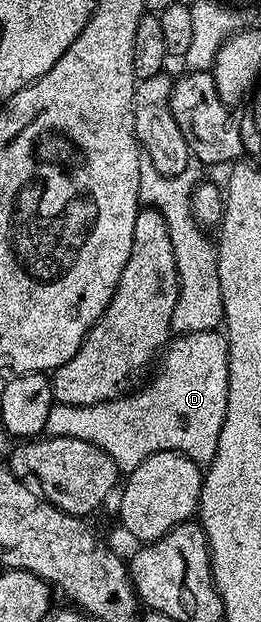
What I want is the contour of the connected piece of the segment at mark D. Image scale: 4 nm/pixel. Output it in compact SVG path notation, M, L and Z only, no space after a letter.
M214 329L177 336L169 340L155 369L156 378L137 393L129 392L127 395L115 397L112 401L93 405L53 404L50 415L46 419L44 433L50 437L77 437L86 443L94 443L94 447L106 451L106 455L114 459L117 470L120 471L137 469L146 459L150 459L150 455L158 451L174 451L189 457L196 465L208 466L218 451L218 439L222 435L222 423L226 419L227 336Z

